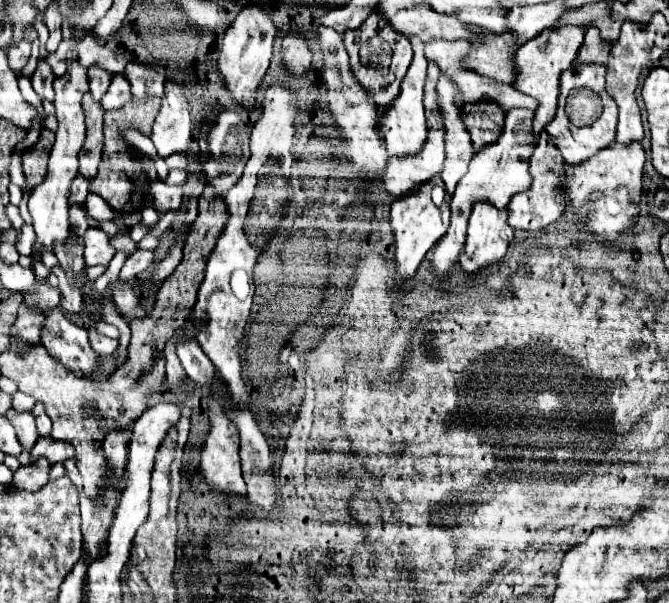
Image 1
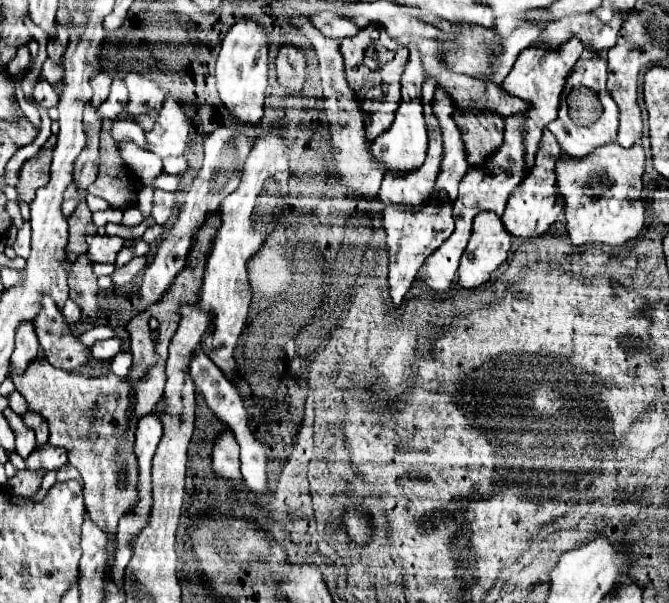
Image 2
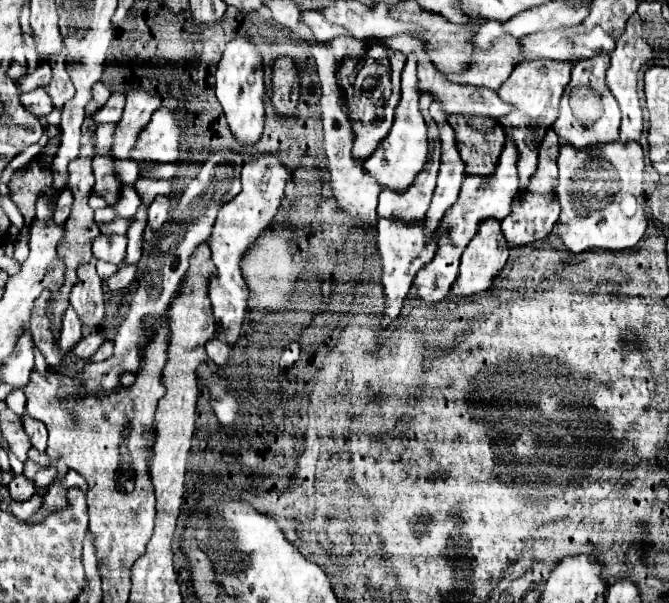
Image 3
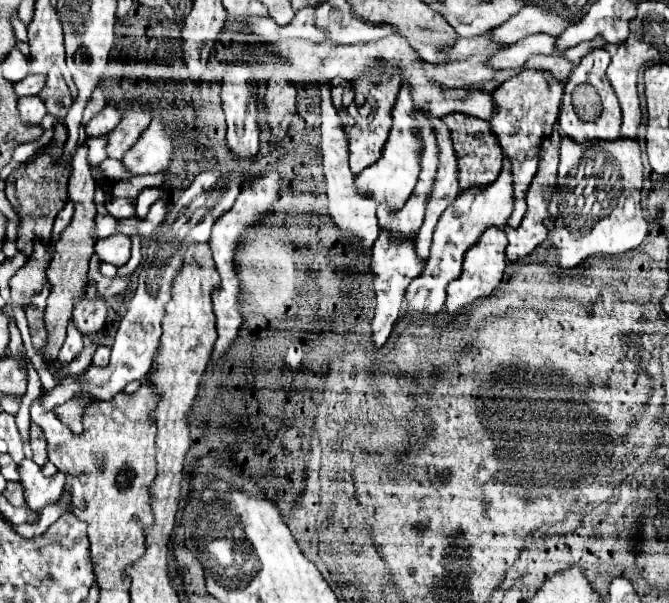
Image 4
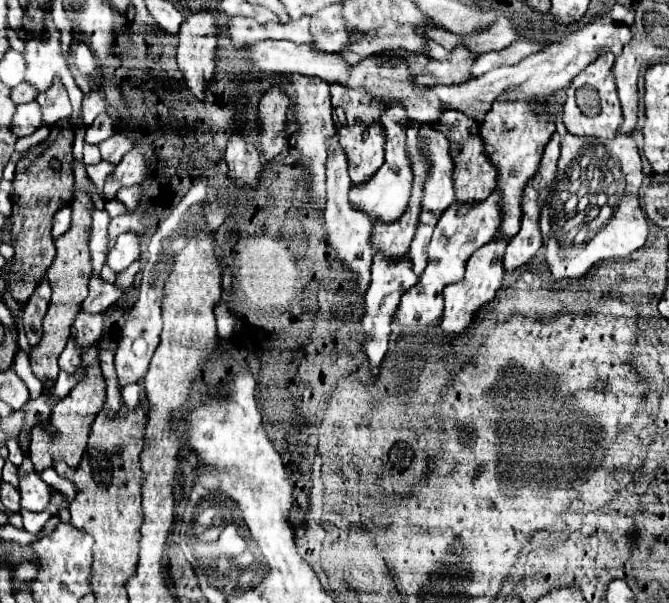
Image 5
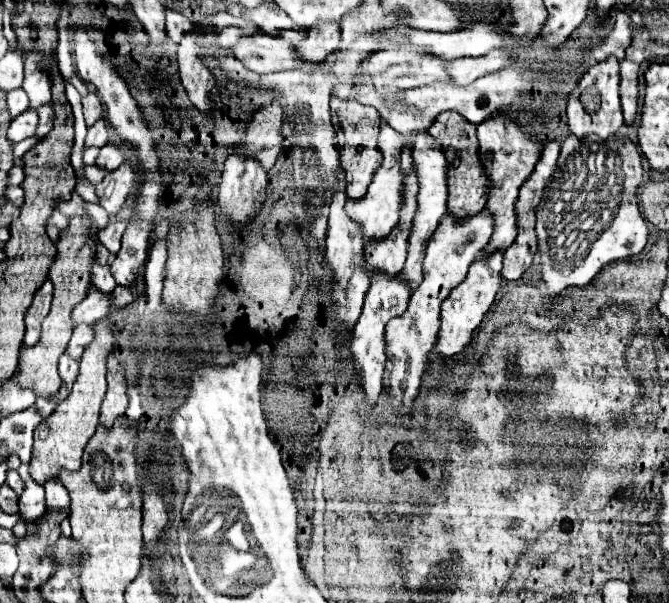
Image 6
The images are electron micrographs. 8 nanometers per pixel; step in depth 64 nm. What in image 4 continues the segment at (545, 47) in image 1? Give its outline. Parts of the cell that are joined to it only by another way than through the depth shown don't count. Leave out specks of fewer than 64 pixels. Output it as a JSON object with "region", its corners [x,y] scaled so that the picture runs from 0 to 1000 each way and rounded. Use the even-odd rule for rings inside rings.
{"region":[[[783,113],[768,129],[756,133],[747,146],[741,146],[738,169],[744,176],[741,189],[732,196],[732,212],[744,226],[753,255],[765,265],[768,285],[768,352],[759,362],[762,375],[774,375],[783,352],[786,352],[786,315],[801,289],[804,279],[804,245],[816,226],[822,226],[825,209],[837,186],[843,136],[831,133],[819,116],[798,116]]]}

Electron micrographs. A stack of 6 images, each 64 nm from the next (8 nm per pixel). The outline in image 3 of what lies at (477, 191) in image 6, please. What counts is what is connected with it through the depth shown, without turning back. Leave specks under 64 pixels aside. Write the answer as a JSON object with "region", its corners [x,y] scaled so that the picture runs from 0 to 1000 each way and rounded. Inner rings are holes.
{"region":[[[670,192],[670,202],[682,219],[688,259],[697,269],[697,285],[735,289],[756,235],[753,212],[747,212],[747,206],[738,206],[735,212],[717,206],[712,219],[691,219],[691,206],[679,206],[679,192]]]}

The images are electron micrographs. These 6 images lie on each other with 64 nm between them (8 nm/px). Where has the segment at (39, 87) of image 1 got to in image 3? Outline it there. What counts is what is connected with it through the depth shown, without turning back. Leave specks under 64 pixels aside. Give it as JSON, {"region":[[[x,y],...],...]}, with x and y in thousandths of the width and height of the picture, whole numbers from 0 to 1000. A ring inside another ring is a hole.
{"region":[[[66,143],[51,146],[51,149],[39,153],[39,156],[30,156],[30,172],[57,196],[63,196],[63,192],[69,192],[69,189],[75,189],[81,182],[78,179],[78,163],[72,159]]]}

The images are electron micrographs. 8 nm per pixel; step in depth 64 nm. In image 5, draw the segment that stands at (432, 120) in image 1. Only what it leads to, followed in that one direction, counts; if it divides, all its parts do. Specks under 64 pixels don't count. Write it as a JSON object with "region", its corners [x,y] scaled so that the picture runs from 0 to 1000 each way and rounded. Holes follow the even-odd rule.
{"region":[[[634,305],[619,308],[613,338],[607,352],[598,358],[598,365],[589,365],[586,371],[562,371],[559,378],[559,415],[571,415],[580,428],[595,428],[610,418],[610,408],[616,401],[616,391],[622,385],[622,371],[628,371],[628,325],[631,325]]]}

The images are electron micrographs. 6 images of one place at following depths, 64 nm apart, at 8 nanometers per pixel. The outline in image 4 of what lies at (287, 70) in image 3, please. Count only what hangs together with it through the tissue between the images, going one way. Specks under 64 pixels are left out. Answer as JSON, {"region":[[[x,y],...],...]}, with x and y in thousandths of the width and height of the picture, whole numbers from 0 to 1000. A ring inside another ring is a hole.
{"region":[[[436,136],[407,139],[395,159],[401,179],[401,206],[410,222],[430,216],[436,196],[442,192],[442,143]]]}

